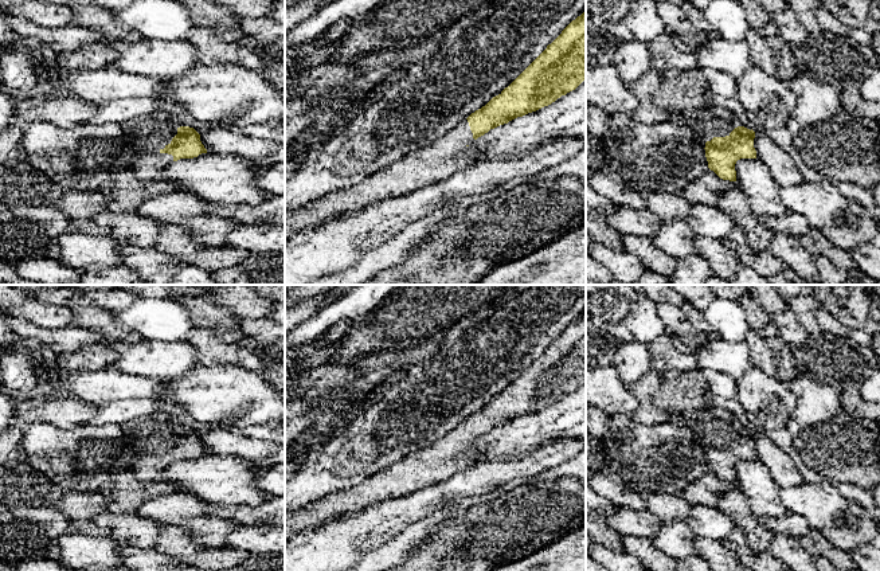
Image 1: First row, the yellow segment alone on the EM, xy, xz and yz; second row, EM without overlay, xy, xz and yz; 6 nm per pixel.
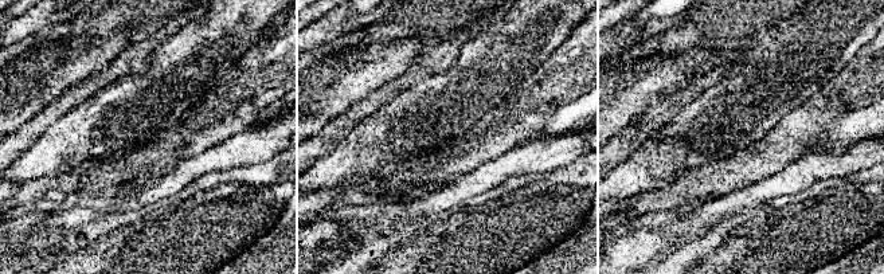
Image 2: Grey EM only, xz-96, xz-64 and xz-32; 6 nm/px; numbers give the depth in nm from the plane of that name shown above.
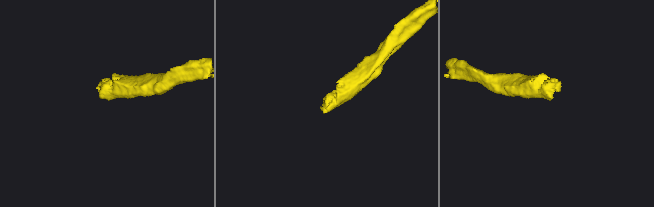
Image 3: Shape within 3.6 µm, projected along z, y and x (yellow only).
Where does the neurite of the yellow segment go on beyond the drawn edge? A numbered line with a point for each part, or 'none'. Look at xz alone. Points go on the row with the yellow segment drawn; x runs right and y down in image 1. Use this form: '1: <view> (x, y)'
1: xz (442, 157)

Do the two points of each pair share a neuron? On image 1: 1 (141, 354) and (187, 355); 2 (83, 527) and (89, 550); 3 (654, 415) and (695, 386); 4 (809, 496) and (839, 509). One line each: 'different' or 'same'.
1: same
2: different
3: same
4: same

